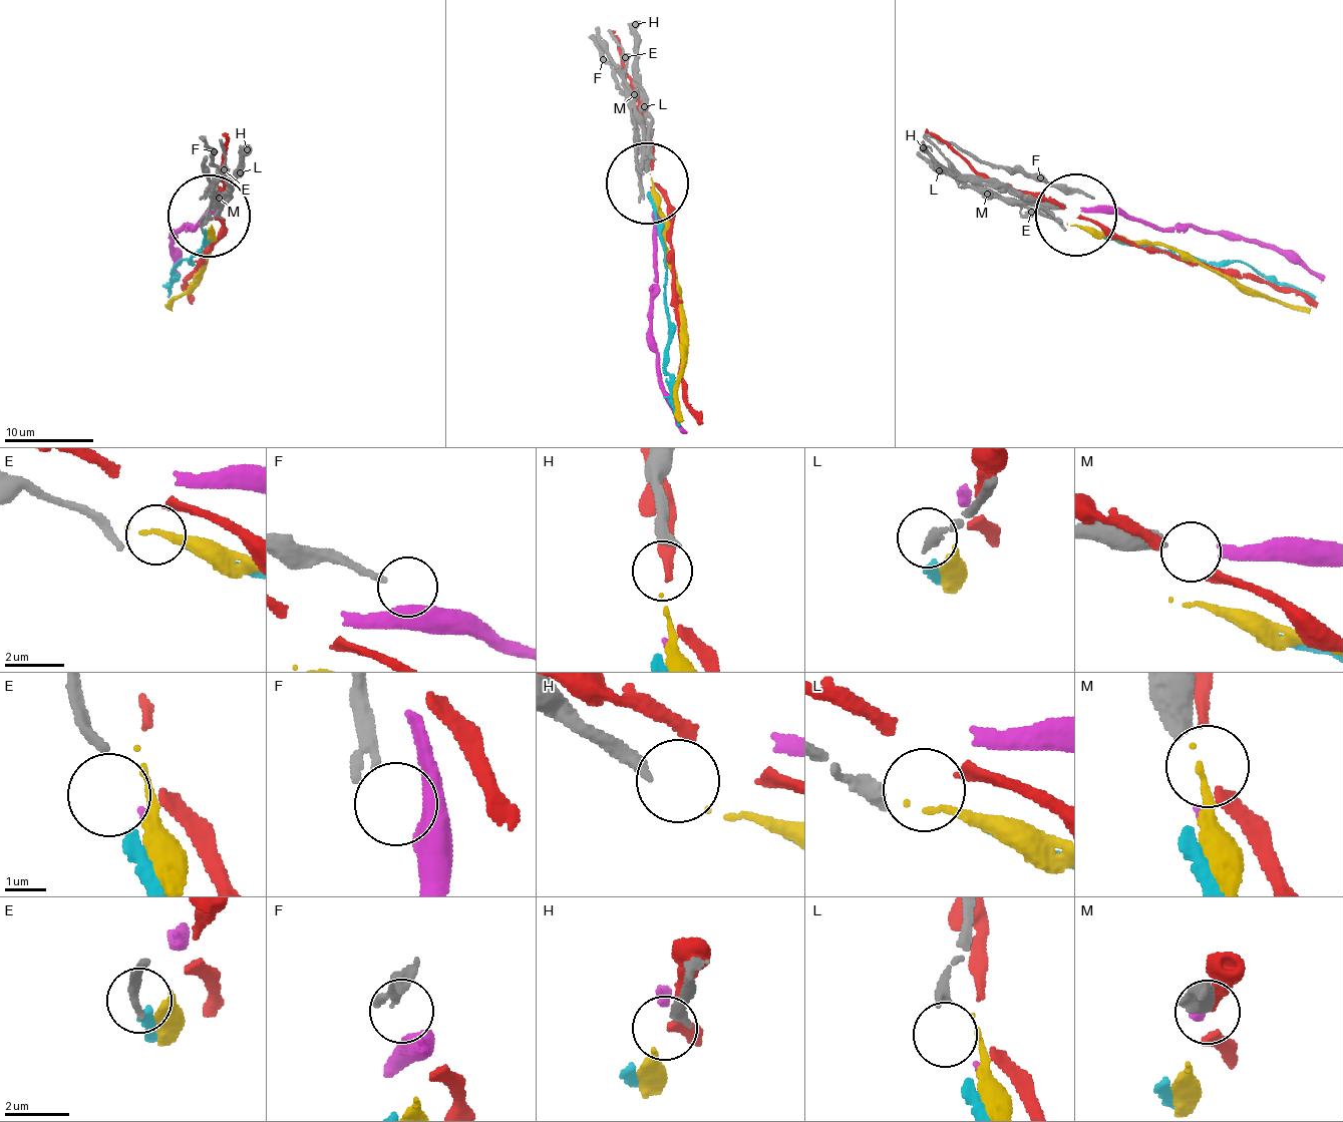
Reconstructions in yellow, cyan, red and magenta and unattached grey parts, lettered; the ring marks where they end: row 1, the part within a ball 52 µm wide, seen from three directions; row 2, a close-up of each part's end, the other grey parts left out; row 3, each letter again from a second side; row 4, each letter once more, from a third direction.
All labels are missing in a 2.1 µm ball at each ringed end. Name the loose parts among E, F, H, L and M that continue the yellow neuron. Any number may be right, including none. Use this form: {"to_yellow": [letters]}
{"to_yellow": ["H"]}

